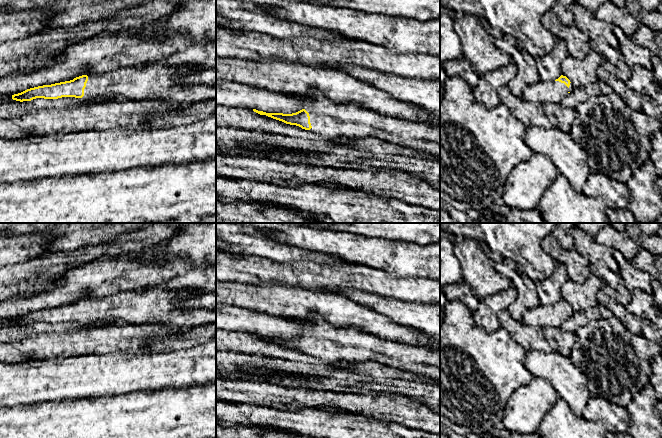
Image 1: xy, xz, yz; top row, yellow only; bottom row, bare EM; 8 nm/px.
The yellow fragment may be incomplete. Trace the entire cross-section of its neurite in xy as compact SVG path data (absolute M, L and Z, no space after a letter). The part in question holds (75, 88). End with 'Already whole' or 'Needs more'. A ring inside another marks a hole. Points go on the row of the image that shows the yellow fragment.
M161 64L115 69L101 75L82 75L70 81L43 85L12 95L16 101L75 97L84 100L158 100L189 105L216 98L216 85L182 83L180 78L201 70L189 64Z. Needs more

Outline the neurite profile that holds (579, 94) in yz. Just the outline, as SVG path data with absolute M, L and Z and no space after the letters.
M575 87L559 103L564 107L575 109L581 102L586 101L589 97L589 91L586 87Z

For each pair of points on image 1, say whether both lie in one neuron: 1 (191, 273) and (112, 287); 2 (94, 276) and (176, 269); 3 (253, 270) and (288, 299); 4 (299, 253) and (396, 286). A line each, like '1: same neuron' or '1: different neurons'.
1: same neuron
2: same neuron
3: different neurons
4: different neurons

